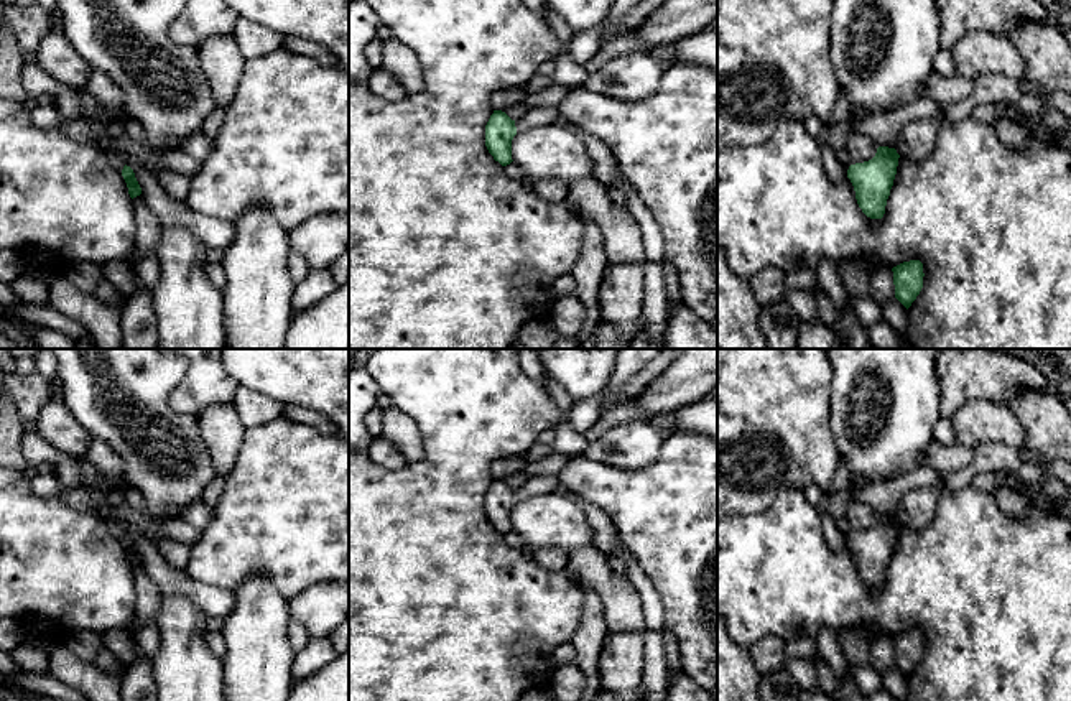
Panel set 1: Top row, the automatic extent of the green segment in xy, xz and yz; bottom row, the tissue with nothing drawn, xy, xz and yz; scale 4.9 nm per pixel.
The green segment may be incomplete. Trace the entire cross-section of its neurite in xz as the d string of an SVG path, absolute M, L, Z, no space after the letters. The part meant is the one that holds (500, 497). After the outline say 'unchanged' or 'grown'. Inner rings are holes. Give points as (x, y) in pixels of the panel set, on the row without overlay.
M494 479L485 494L485 515L489 522L502 535L510 533L512 528L512 508L517 504L515 489L505 480Z | unchanged

